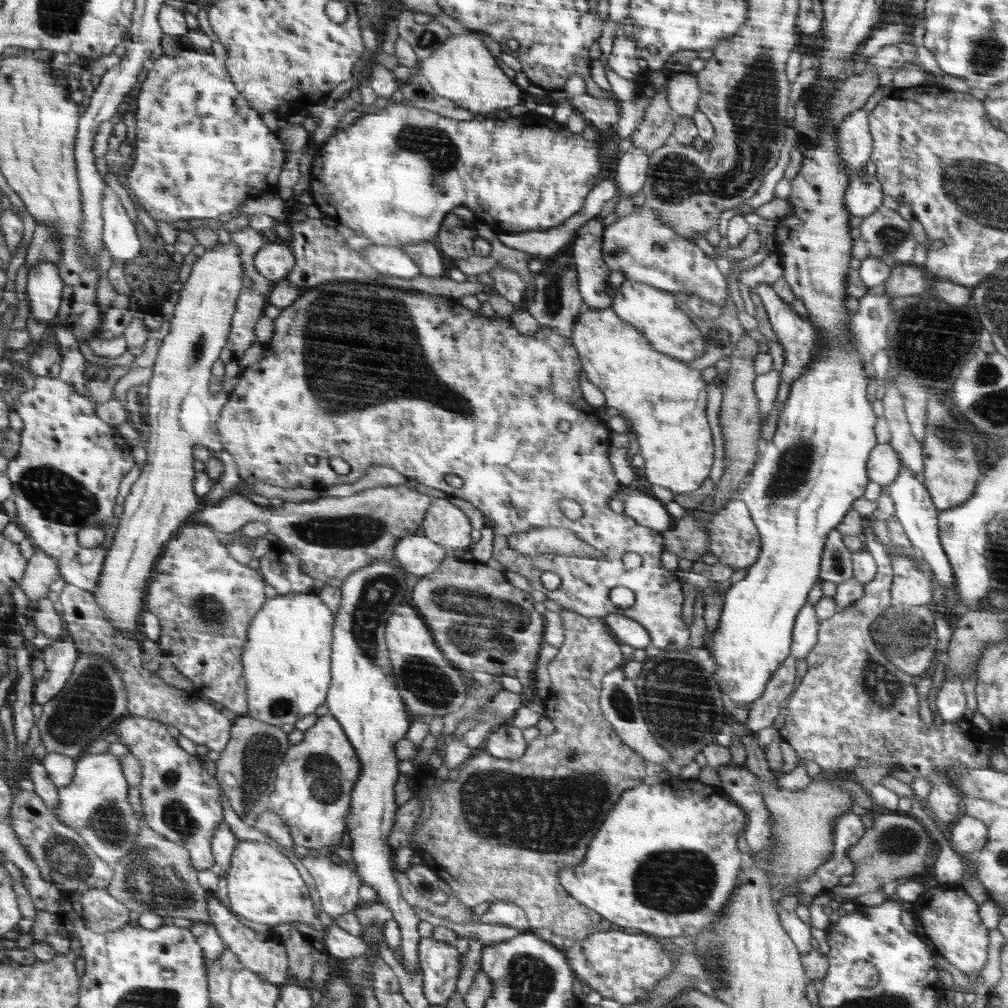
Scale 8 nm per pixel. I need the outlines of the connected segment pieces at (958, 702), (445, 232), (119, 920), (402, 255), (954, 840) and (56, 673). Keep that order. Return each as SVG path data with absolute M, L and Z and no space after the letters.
M952 675L940 686L936 694L936 708L940 718L945 722L956 722L966 712L966 699L962 690L963 680Z
M448 214L439 228L436 244L452 260L470 258L474 255L473 242L478 236L473 222Z
M90 889L82 896L82 919L86 928L96 933L111 933L124 928L130 921L131 908L122 904L108 889Z
M374 245L360 250L361 257L373 269L396 278L414 278L420 275L420 269L413 258L400 247L390 245Z
M961 815L950 828L949 842L957 854L976 854L987 843L986 825L968 815Z
M69 629L59 641L53 642L43 651L47 671L37 683L35 697L38 703L45 705L66 688L82 652Z

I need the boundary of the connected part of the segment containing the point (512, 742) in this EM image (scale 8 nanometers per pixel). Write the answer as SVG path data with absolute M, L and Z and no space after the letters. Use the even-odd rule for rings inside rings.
M509 722L488 734L485 739L486 752L500 759L520 759L527 747L523 732Z

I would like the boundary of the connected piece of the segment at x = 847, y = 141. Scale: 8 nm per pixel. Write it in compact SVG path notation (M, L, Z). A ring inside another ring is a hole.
M854 109L845 116L837 131L839 154L853 178L864 172L872 154L872 136L868 124L869 113L863 109Z

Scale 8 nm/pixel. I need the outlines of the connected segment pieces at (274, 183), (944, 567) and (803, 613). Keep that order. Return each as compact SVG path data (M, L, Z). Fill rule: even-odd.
M183 46L174 54L163 54L148 64L143 73L141 81L135 91L133 109L136 118L136 160L131 172L128 175L129 186L136 195L136 204L142 208L157 222L167 222L172 225L177 220L188 220L190 218L218 218L220 214L232 212L242 202L250 198L258 198L262 194L278 194L278 178L284 166L284 146L278 140L278 136L270 130L256 109L252 110L247 97L239 91L239 88L232 82L231 74L226 72L224 62L220 62L216 56L209 51L198 51Z
M901 461L901 470L898 472L896 481L886 488L894 504L894 516L901 525L907 538L912 542L912 547L916 548L921 554L926 565L929 565L934 573L935 580L940 580L942 586L946 588L950 596L955 590L955 574L949 563L949 558L944 552L943 544L939 539L939 510L931 500L931 494L928 493L926 486L920 484L915 477L916 474L910 471L908 466L903 466Z
M807 603L799 612L794 627L794 639L791 644L791 655L796 660L805 659L816 646L819 636L819 620L814 612L814 605Z

